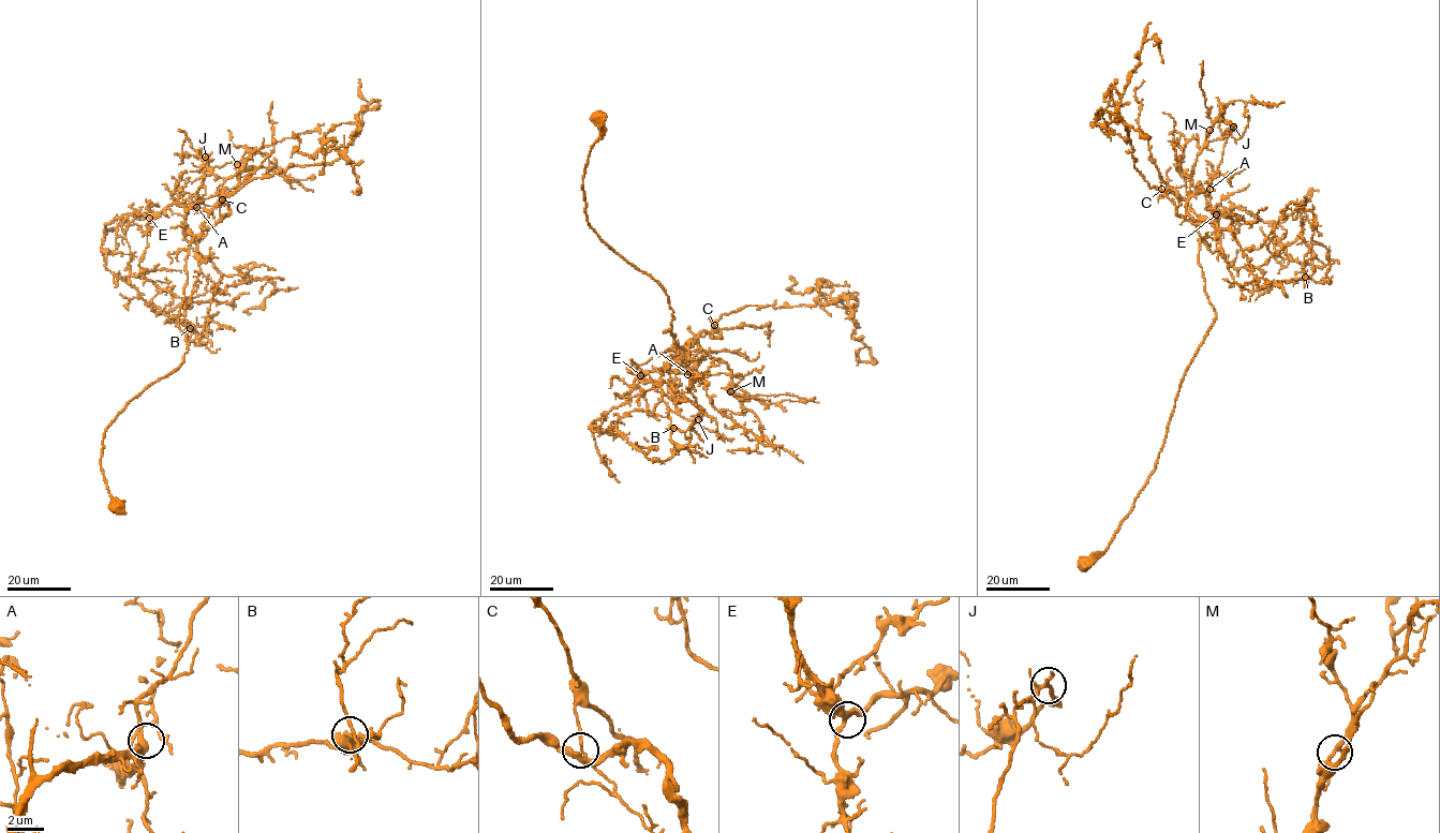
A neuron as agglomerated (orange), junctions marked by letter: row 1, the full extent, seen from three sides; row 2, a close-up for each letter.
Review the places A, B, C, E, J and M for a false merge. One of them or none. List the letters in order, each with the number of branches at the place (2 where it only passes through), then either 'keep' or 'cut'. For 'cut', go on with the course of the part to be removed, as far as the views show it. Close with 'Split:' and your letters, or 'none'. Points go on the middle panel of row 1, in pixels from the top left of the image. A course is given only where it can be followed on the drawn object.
A: 3 branches meet; keep
B: 3 branches meet; keep
C: 3 branches meet; keep
E: 3 branches meet; keep
J: 3 branches meet; keep
M: 3 branches meet; keep
Split: none

